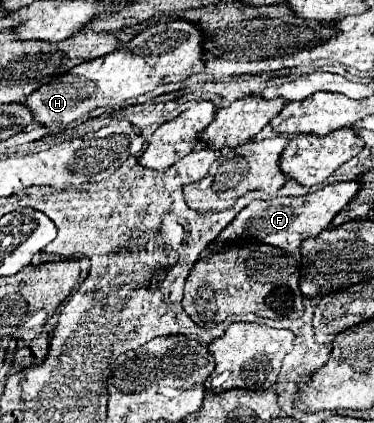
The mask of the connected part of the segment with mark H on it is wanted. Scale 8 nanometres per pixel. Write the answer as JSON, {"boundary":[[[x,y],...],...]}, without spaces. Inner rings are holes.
{"boundary":[[[152,23],[146,31],[140,31],[132,41],[122,43],[118,51],[104,55],[102,59],[86,61],[50,83],[36,89],[22,101],[32,115],[44,127],[60,127],[88,115],[96,107],[112,107],[126,99],[134,99],[164,83],[178,83],[204,69],[202,39],[198,39],[198,27],[192,23]]]}

